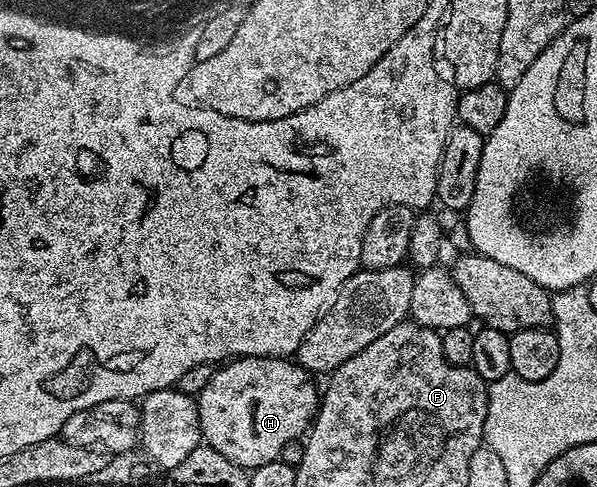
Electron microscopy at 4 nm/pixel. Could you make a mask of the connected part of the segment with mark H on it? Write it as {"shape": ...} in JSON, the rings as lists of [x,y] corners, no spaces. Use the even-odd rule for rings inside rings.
{"shape":[[[237,357],[221,364],[196,402],[203,444],[249,471],[277,460],[286,443],[305,436],[316,416],[318,385],[312,381],[313,374],[283,357]]]}

